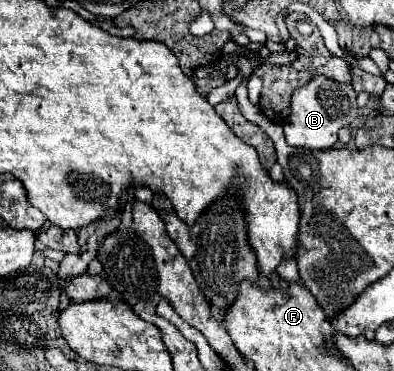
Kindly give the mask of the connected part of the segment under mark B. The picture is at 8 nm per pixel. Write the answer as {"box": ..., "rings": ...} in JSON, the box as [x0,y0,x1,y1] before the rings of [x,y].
{"box":[284,75,358,149],"rings":[[[314,75],[306,85],[292,93],[292,113],[284,125],[286,143],[292,147],[330,149],[338,141],[338,131],[358,117],[356,91],[350,83],[338,83],[324,75]]]}

